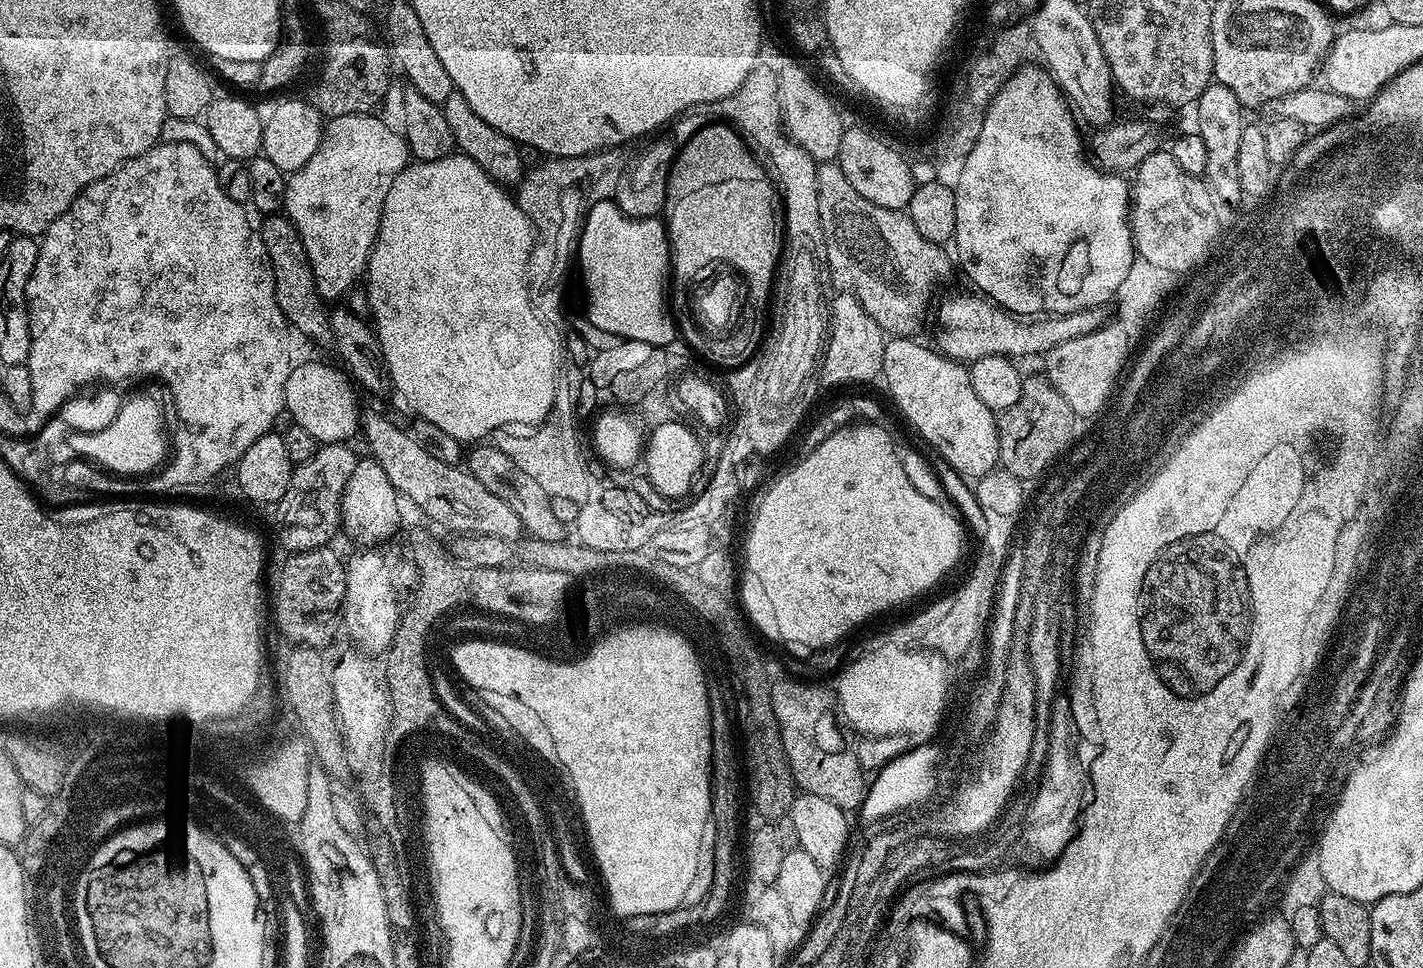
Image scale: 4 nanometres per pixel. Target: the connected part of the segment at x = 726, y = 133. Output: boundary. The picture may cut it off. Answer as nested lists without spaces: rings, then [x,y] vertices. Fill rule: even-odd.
[[[711,122],[699,127],[687,142],[679,145],[676,158],[672,162],[672,169],[668,172],[668,189],[664,192],[662,207],[664,207],[665,214],[668,215],[668,218],[666,217],[666,227],[668,243],[671,244],[670,276],[674,282],[676,279],[676,310],[674,309],[674,316],[678,321],[679,335],[682,337],[683,343],[689,349],[692,347],[702,359],[709,360],[710,363],[717,364],[718,367],[726,368],[726,370],[740,368],[747,360],[752,359],[754,353],[761,347],[762,333],[765,331],[766,324],[765,321],[762,322],[760,319],[763,316],[765,319],[765,308],[774,288],[776,269],[782,259],[782,245],[786,233],[782,215],[782,201],[776,191],[776,185],[769,180],[768,173],[758,163],[756,157],[752,155],[748,145],[744,142],[744,137],[735,128],[724,122]],[[720,264],[725,264],[744,284],[728,284],[724,289],[720,289],[716,284],[708,285],[704,281],[708,276],[708,271],[718,271]]]

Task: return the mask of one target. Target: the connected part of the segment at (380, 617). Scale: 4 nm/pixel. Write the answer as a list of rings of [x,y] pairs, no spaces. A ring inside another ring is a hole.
[[[372,546],[365,547],[364,552],[356,552],[347,557],[346,594],[342,609],[343,627],[358,638],[366,638],[391,648],[396,627],[400,624],[401,605],[396,605],[396,584],[392,581],[392,568],[388,560]]]

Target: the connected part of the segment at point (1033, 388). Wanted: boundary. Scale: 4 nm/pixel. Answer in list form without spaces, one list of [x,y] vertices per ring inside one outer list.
[[[1029,375],[1022,386],[1022,398],[1010,406],[1010,410],[999,413],[1000,464],[1002,468],[1023,482],[1041,477],[1044,464],[1064,448],[1065,441],[1074,438],[1078,414],[1070,410],[1070,402],[1054,390],[1047,375]]]

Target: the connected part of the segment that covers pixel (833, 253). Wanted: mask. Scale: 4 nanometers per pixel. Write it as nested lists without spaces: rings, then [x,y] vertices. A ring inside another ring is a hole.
[[[817,163],[816,177],[822,190],[818,194],[818,218],[824,235],[826,263],[831,283],[836,283],[836,288],[841,293],[848,293],[856,298],[883,333],[896,338],[908,338],[916,334],[923,326],[924,319],[927,316],[929,319],[930,309],[934,304],[932,295],[935,294],[936,287],[952,272],[953,261],[950,256],[948,261],[945,249],[941,245],[930,242],[922,238],[922,234],[918,234],[914,222],[910,222],[907,211],[874,206],[874,202],[866,202],[866,198],[862,198],[862,194],[858,194],[854,186],[846,182],[846,174],[842,174],[839,163]]]

